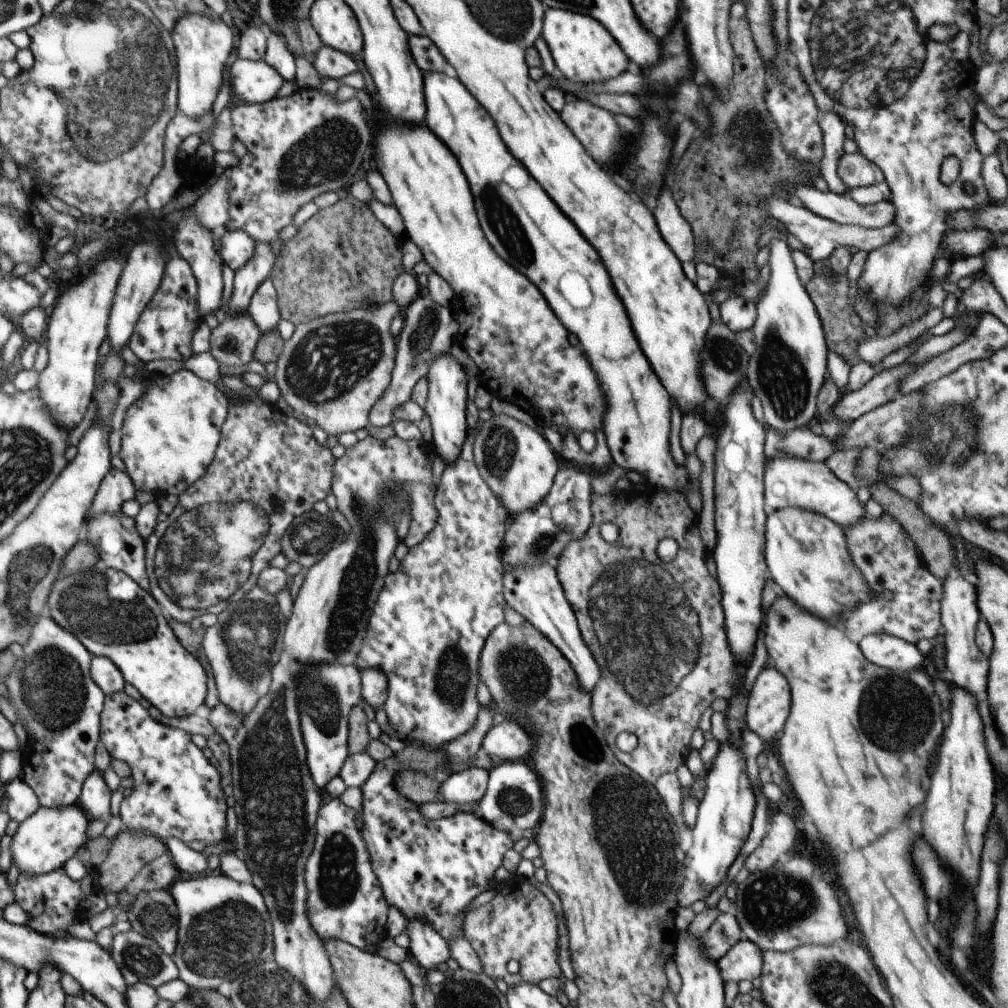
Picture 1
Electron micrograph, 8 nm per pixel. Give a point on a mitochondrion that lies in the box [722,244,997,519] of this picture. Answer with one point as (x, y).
(945, 436)

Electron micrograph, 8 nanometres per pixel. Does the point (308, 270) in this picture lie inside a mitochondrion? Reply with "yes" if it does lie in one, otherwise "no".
yes

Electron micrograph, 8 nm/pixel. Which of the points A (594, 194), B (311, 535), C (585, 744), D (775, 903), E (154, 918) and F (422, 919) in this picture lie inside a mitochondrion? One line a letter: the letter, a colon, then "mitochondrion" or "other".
A: other
B: mitochondrion
C: mitochondrion
D: mitochondrion
E: mitochondrion
F: other

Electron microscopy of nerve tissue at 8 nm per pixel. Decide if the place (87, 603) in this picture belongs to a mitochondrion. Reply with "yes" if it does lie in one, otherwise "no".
yes

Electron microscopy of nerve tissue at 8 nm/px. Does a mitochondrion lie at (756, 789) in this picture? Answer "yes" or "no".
no

